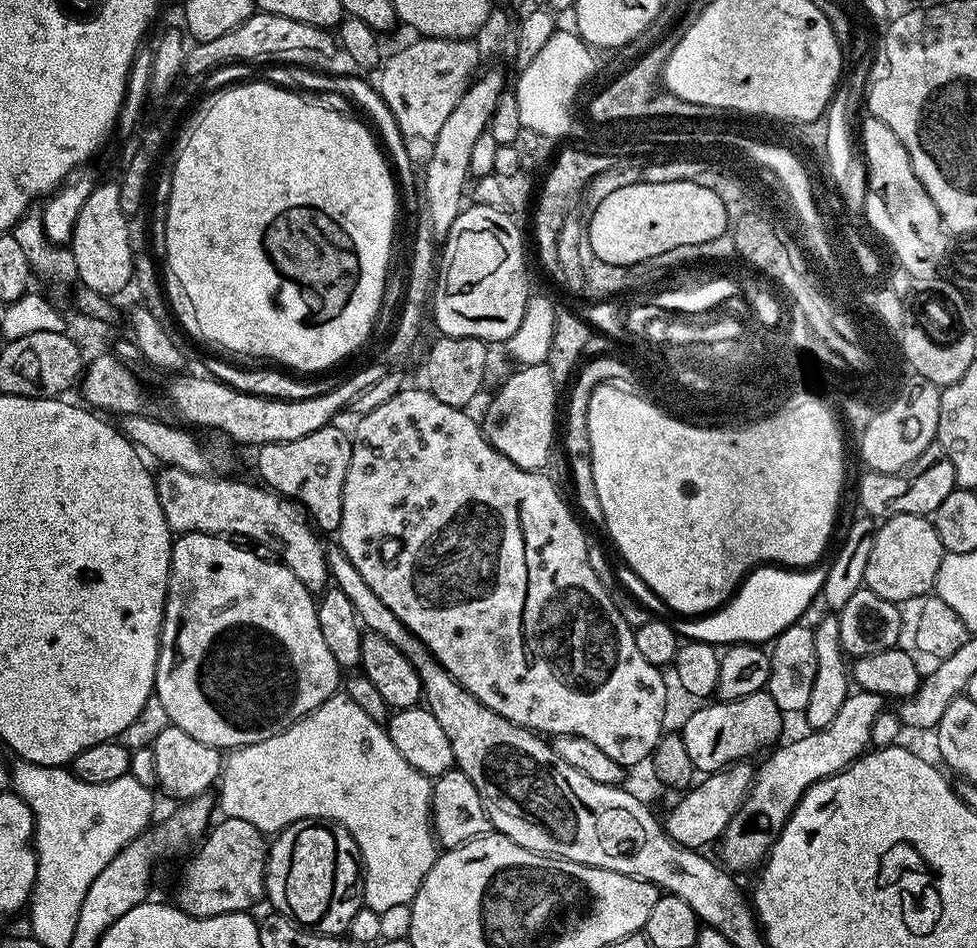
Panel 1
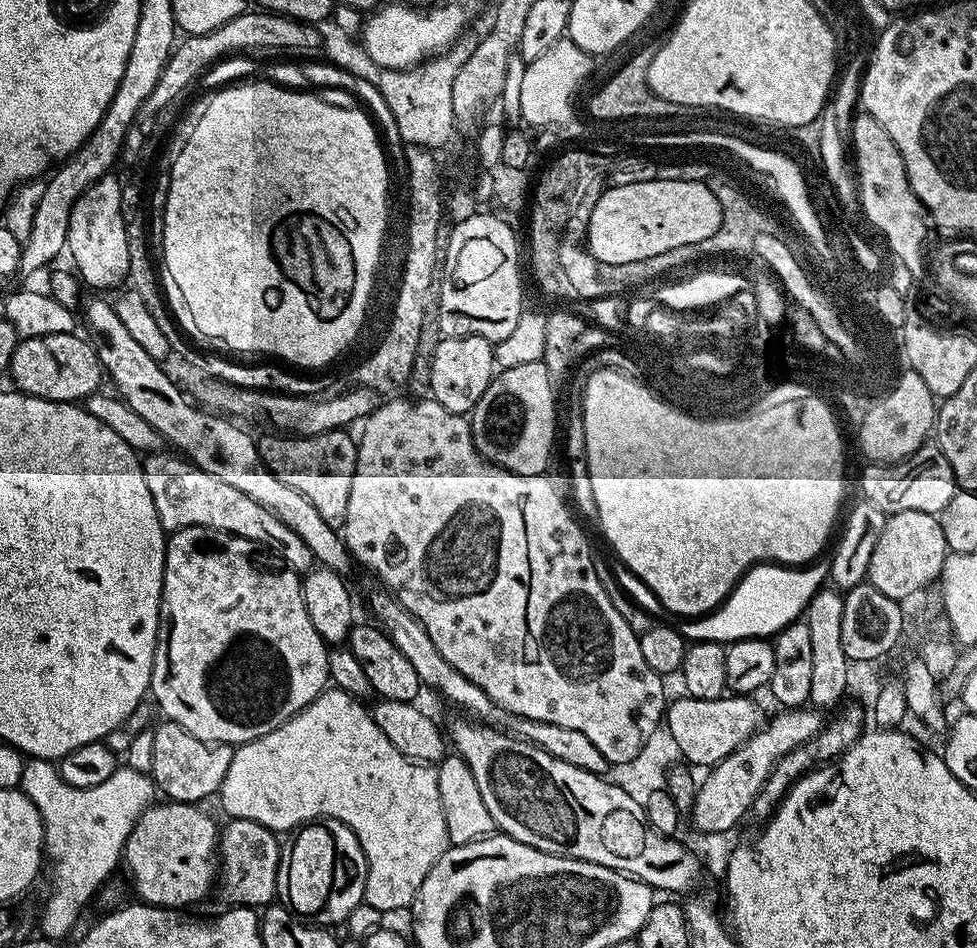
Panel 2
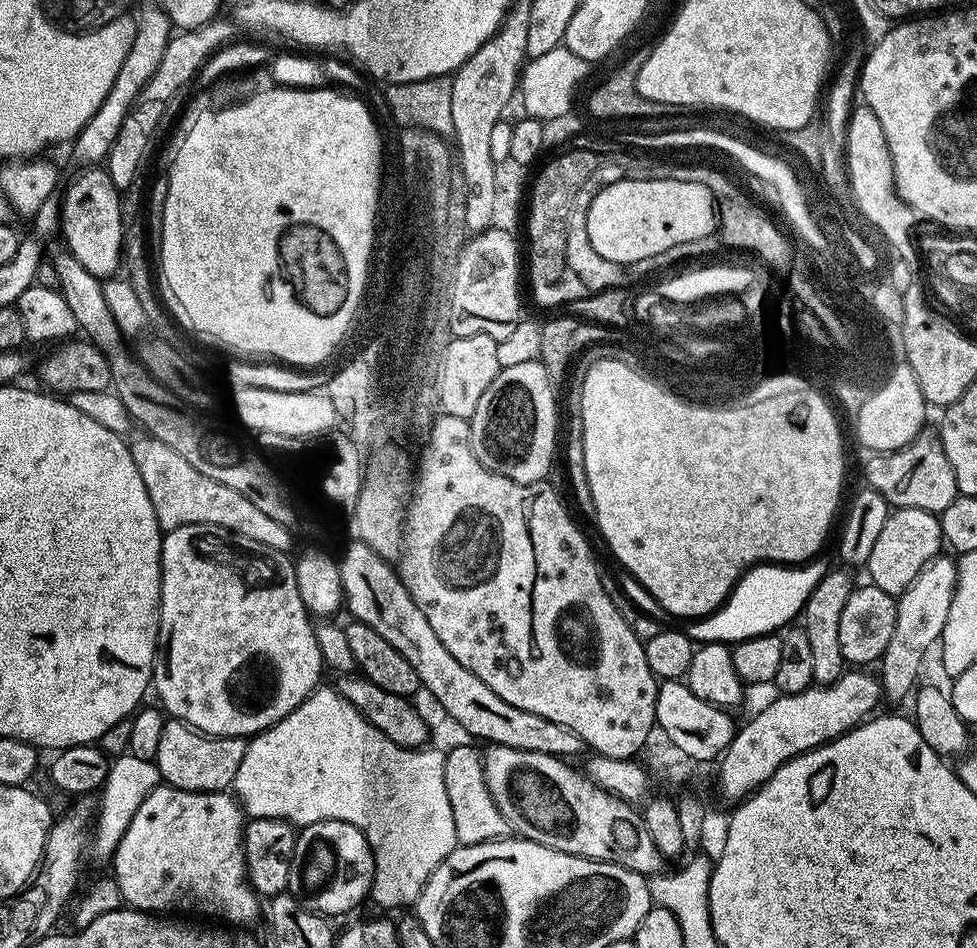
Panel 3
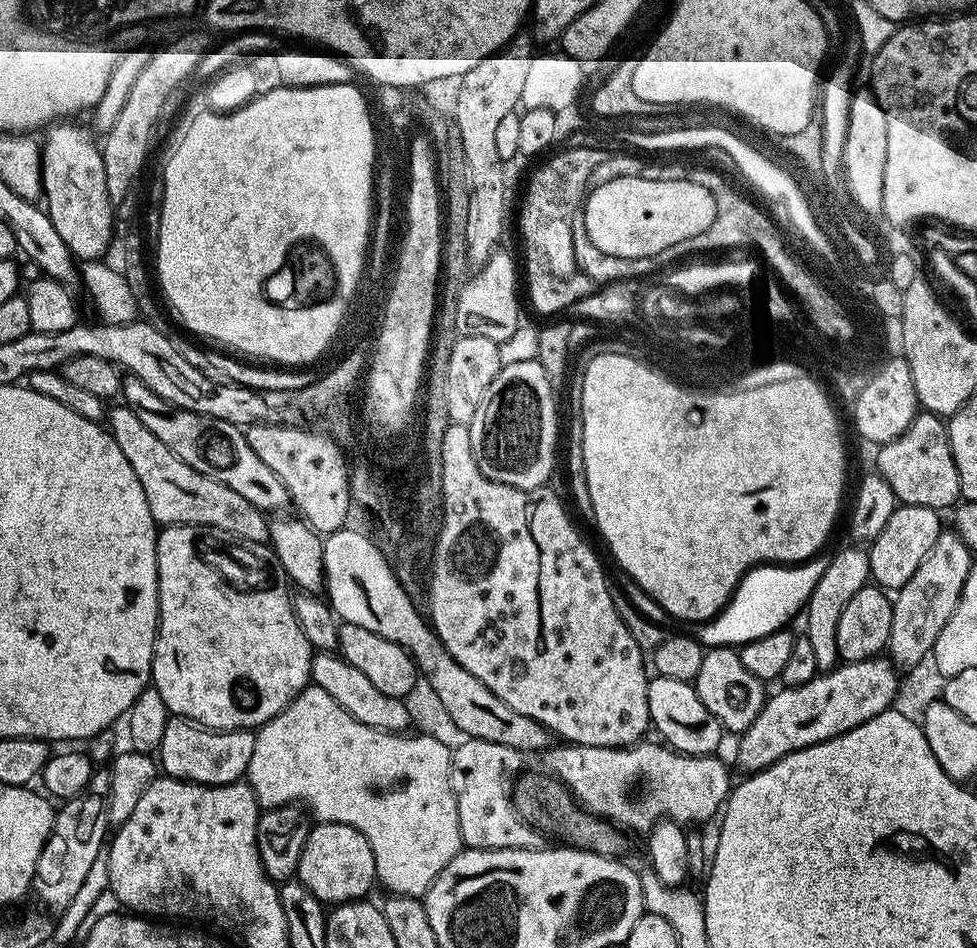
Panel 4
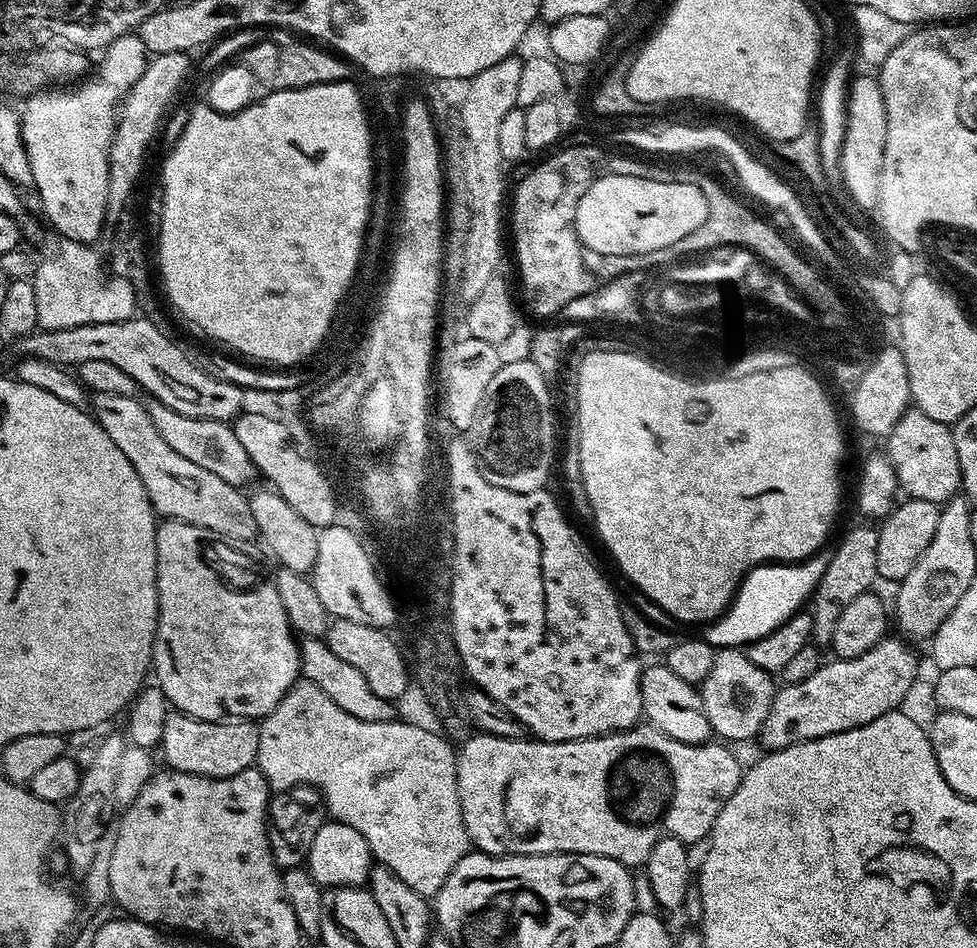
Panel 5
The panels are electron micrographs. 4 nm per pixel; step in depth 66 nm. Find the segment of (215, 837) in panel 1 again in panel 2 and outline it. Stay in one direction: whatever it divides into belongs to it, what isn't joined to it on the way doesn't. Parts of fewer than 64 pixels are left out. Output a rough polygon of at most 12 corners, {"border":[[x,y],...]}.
{"border":[[249,820],[218,832],[218,892],[277,899],[281,837]]}

